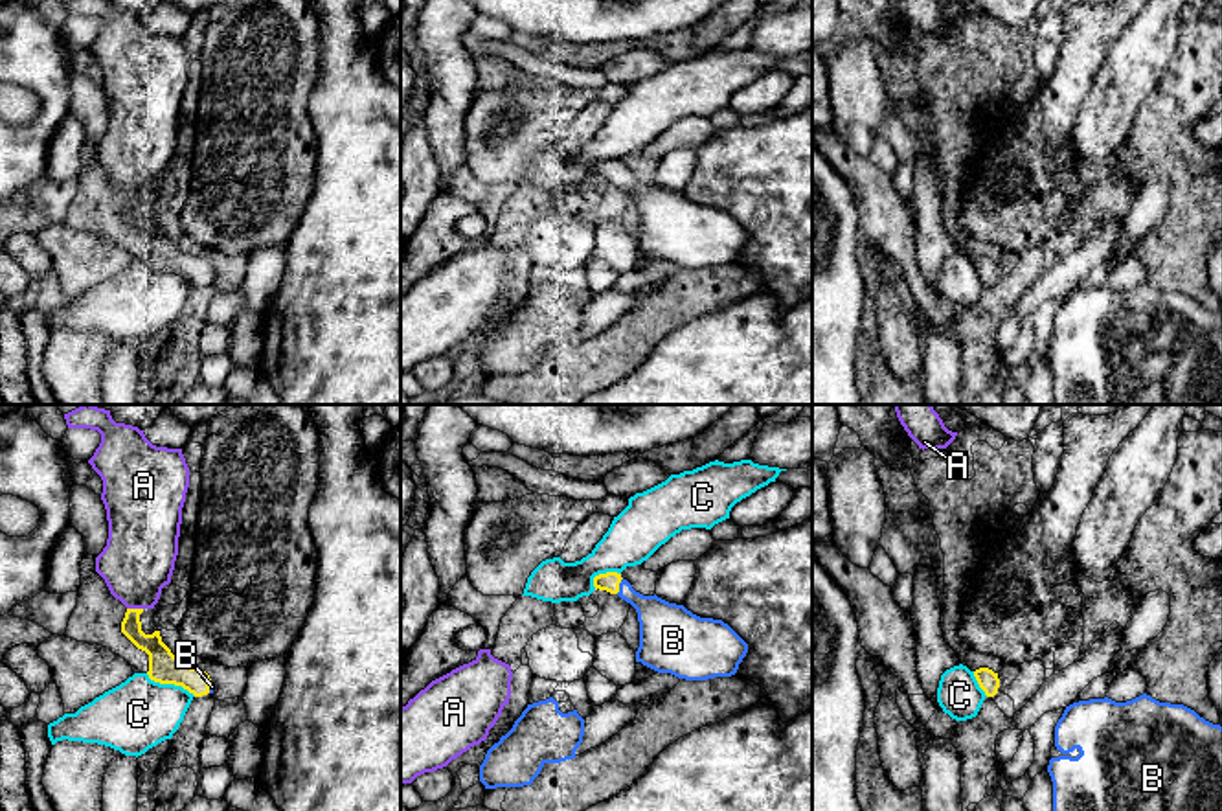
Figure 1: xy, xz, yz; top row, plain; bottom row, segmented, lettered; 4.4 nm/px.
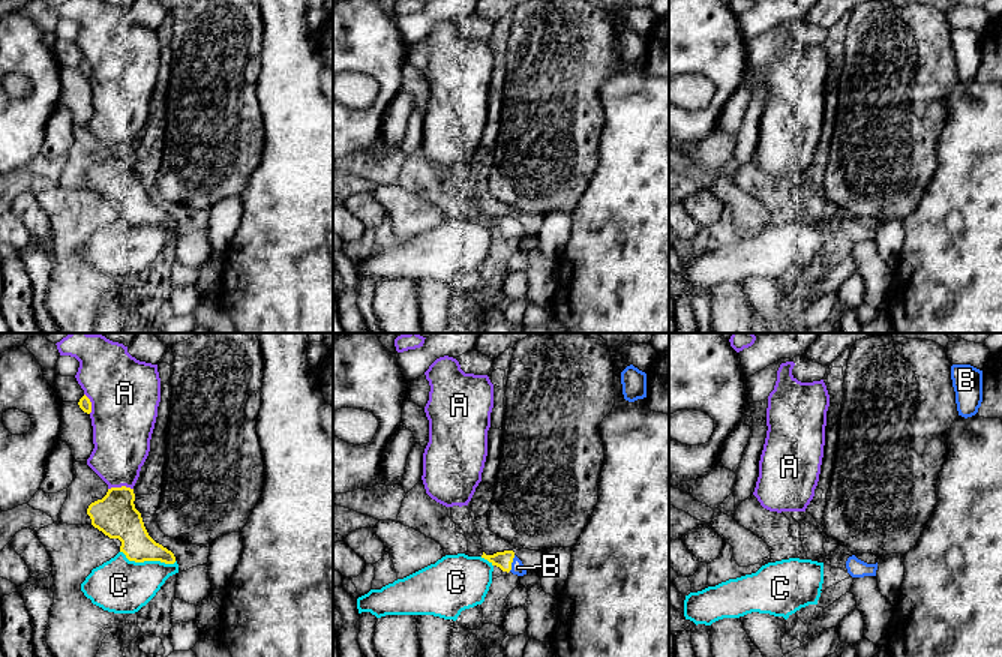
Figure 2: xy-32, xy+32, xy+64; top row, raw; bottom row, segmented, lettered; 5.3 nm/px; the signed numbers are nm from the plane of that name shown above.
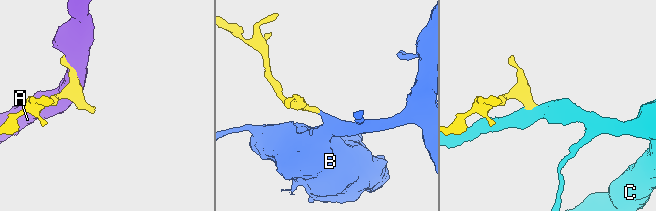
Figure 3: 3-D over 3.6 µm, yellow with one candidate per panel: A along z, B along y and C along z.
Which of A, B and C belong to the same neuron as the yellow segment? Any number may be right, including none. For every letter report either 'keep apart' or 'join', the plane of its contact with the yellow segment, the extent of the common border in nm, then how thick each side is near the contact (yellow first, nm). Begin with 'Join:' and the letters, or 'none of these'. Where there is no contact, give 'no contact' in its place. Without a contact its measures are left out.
Join: B
A: keep apart; contact in xy; length 70 nm; calibres 110 and 320 nm
B: join; contact in xz; length 80 nm; calibres 90 and 190 nm
C: keep apart; contact in xy; length 240 nm; calibres 140 and 320 nm

